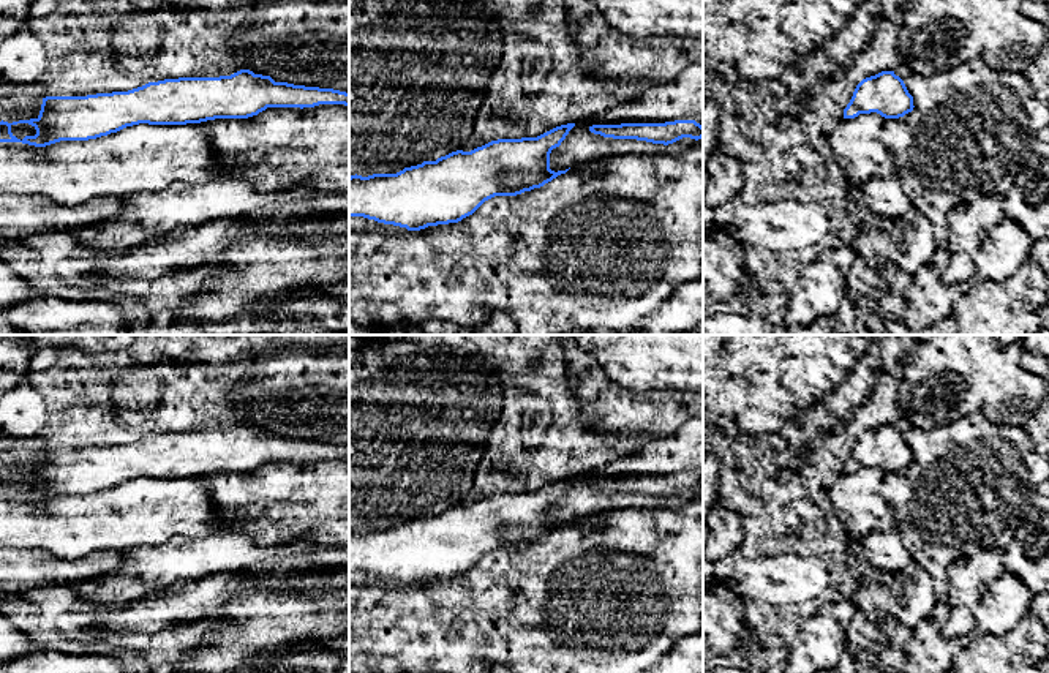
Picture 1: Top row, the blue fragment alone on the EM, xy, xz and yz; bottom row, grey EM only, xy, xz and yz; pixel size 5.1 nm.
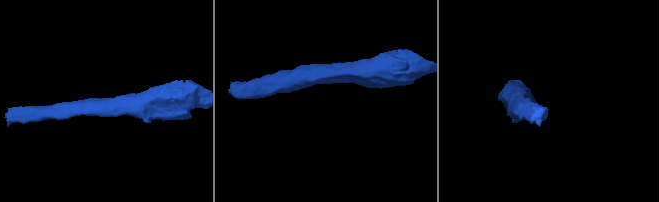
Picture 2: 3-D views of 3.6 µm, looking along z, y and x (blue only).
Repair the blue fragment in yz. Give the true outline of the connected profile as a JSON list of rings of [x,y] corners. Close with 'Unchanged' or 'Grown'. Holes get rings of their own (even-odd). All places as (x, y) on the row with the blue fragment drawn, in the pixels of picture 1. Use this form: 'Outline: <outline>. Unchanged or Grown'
Outline: [[[882,71],[863,79],[844,109],[844,118],[877,112],[885,118],[899,118],[913,111],[913,96],[894,71]]]. Unchanged

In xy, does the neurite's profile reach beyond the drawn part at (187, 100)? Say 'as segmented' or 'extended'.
as segmented

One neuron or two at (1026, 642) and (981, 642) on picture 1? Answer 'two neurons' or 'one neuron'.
one neuron

